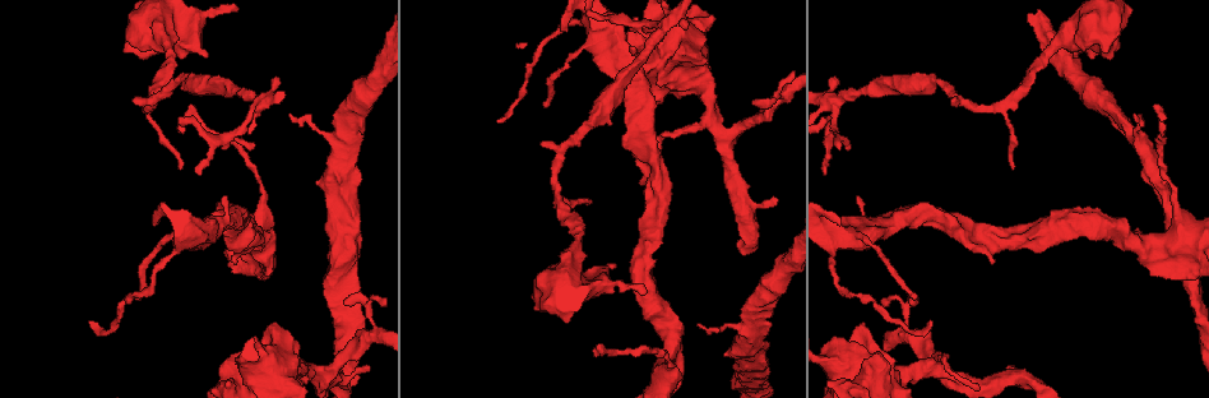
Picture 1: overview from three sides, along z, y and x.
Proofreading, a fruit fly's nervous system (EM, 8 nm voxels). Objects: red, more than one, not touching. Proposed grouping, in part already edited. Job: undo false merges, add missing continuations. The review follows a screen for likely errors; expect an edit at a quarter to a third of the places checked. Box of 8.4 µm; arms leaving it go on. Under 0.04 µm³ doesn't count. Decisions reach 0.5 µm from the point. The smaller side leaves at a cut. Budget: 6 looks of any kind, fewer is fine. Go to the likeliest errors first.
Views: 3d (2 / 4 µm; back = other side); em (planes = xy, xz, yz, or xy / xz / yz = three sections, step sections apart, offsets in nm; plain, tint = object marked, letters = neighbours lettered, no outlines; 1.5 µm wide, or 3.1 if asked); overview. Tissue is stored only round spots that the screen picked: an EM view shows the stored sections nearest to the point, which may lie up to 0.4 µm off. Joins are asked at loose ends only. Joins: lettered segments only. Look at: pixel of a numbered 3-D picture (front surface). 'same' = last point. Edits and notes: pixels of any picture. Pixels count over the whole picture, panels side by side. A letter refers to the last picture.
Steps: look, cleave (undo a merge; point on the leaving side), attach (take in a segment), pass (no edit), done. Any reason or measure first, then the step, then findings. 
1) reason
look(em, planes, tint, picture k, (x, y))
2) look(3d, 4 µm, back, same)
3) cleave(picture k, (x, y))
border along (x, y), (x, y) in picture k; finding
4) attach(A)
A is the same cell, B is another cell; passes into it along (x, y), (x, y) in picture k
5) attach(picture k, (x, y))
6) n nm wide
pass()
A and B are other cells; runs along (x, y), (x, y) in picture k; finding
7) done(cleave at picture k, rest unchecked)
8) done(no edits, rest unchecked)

free end
look(em, xz, step 4, letters, picture 1, (370, 366))

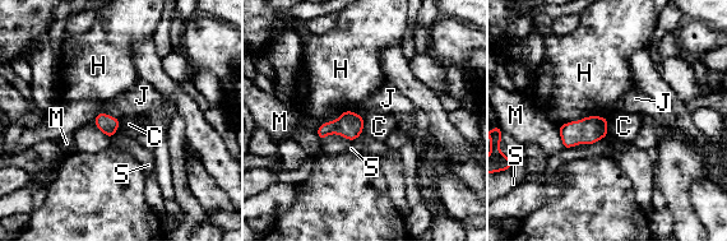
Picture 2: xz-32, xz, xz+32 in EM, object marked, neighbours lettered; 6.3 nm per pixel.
pass()
C, H, J, M and S are other cells; border along (364, 117), (361, 133) in picture 2; none of them fits

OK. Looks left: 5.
thin end
look(em, planes, letters, picture 1, (152, 224))

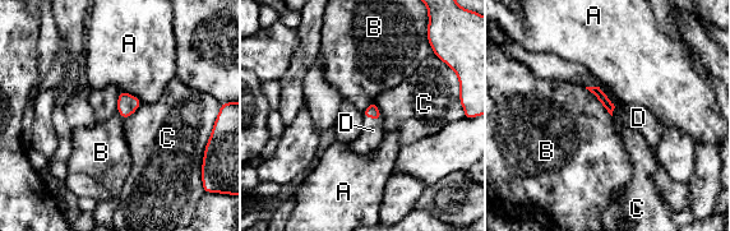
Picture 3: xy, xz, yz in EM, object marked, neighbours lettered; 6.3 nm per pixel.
attach(D)
D is the same cell, A, B and C are other cells; passes into it along (372, 111), (372, 118), (373, 130) in picture 3; it goes on there

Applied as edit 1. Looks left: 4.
free end
look(3d, 4 µm, picture 1, (261, 279))

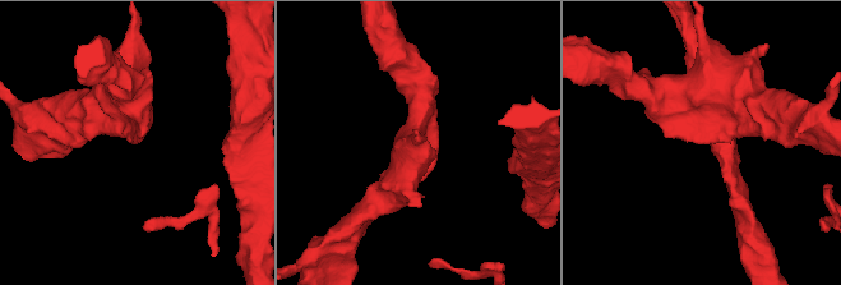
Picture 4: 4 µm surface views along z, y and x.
shape alone is not enough
look(em, xy, step 4, letters, picture 4, (132, 140))

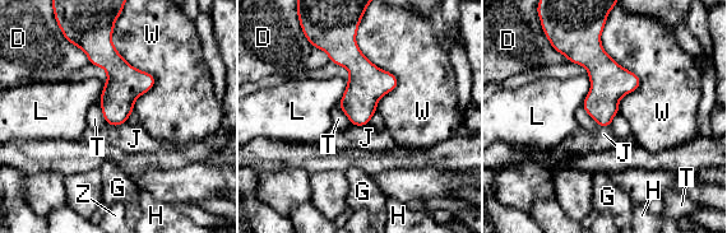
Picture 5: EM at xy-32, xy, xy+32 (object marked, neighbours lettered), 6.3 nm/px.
cut it another way
look(em, planes, letters, same)

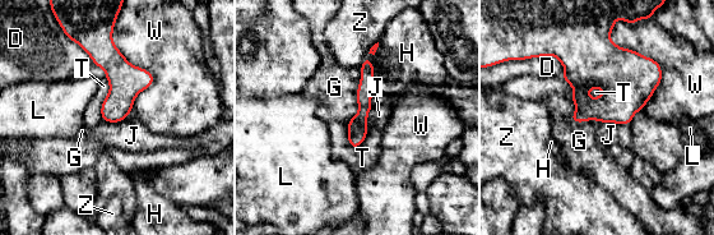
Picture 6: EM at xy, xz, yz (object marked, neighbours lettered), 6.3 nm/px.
pass()
D, G, H, J, L, T, W and Z are other cells; none of them fits

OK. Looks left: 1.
done(attach at picture 3, rest unchecked)

